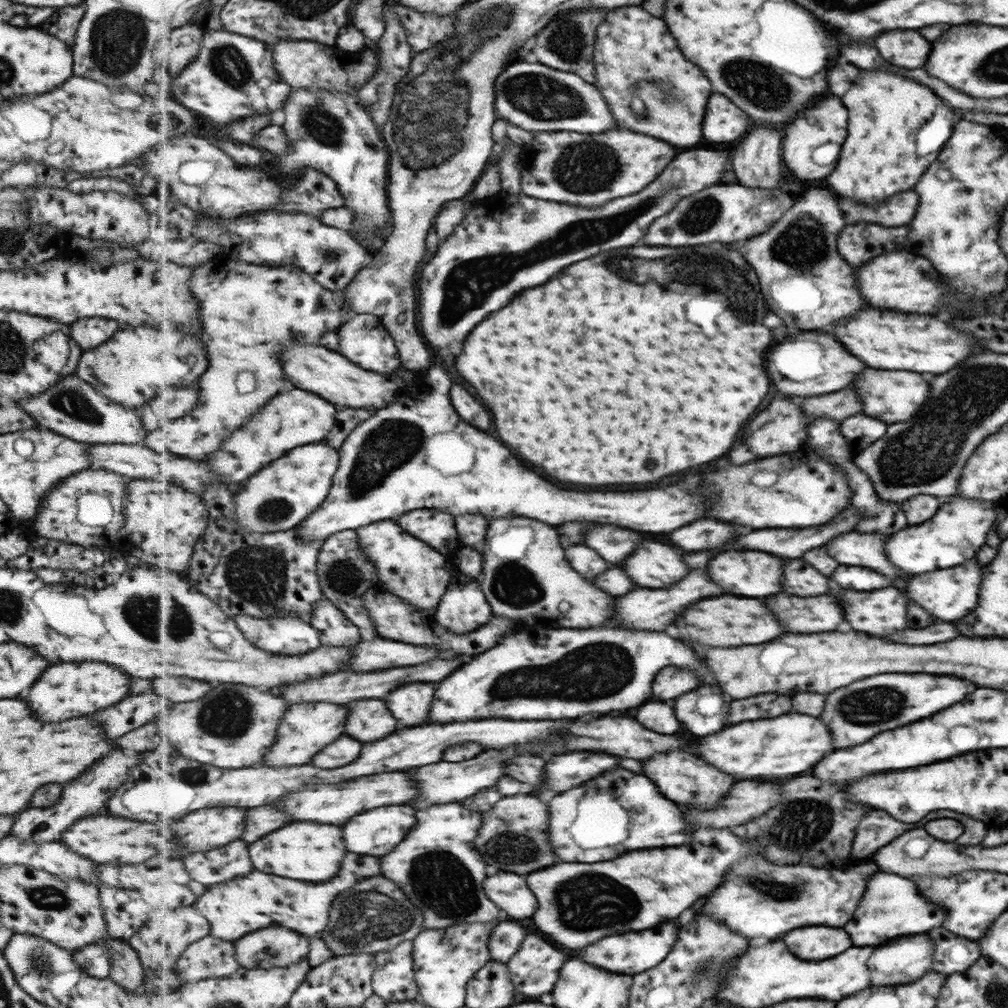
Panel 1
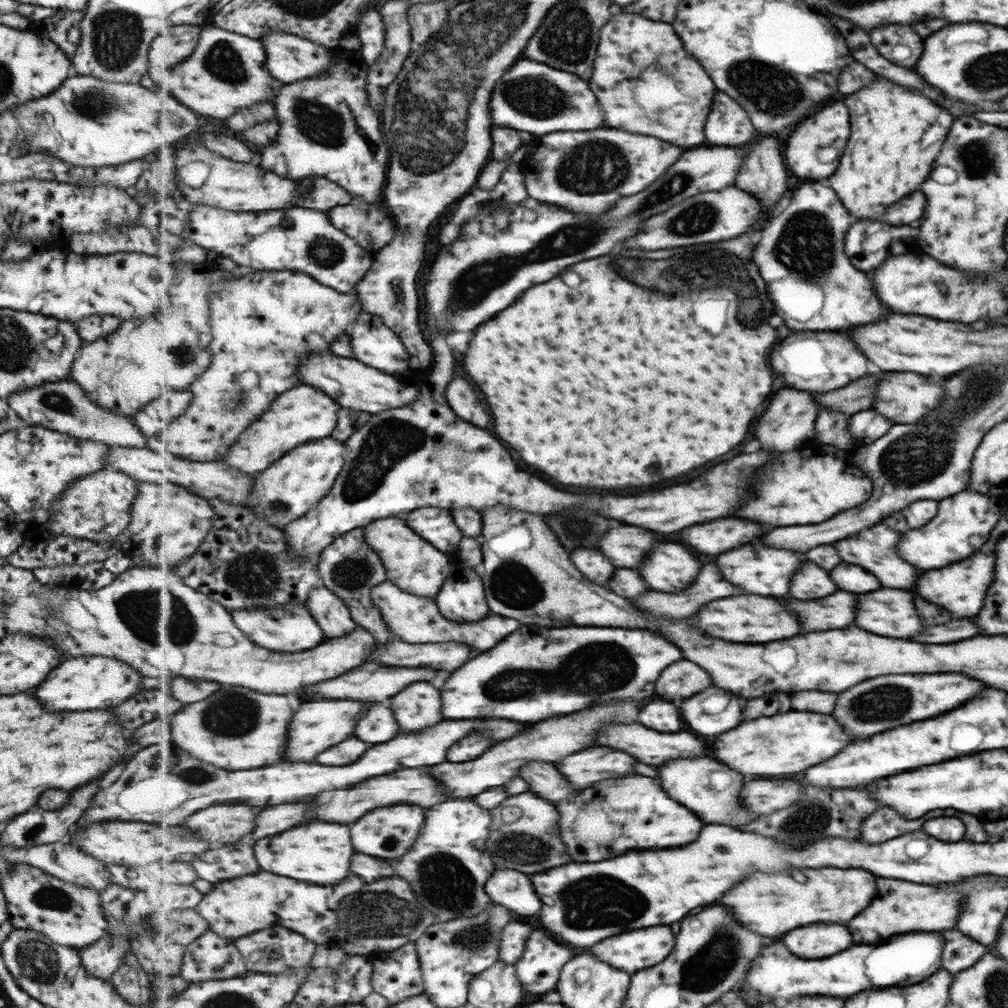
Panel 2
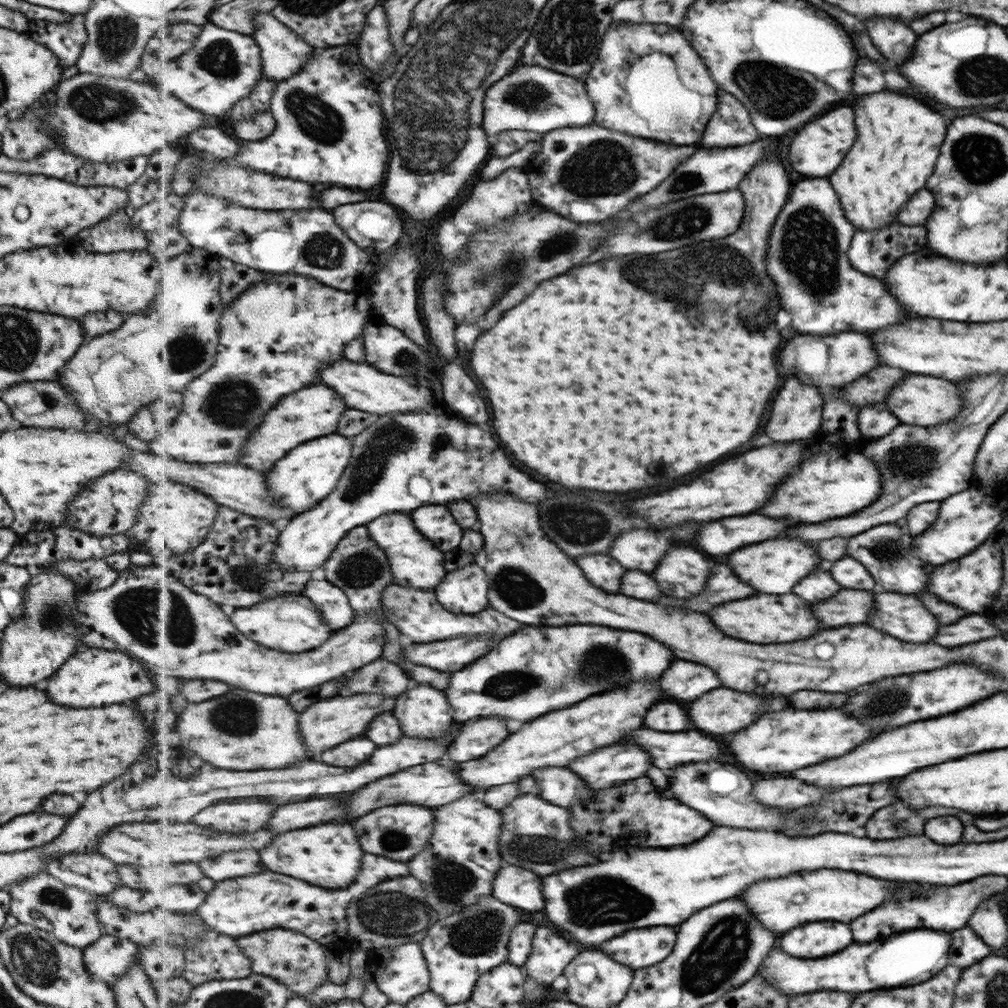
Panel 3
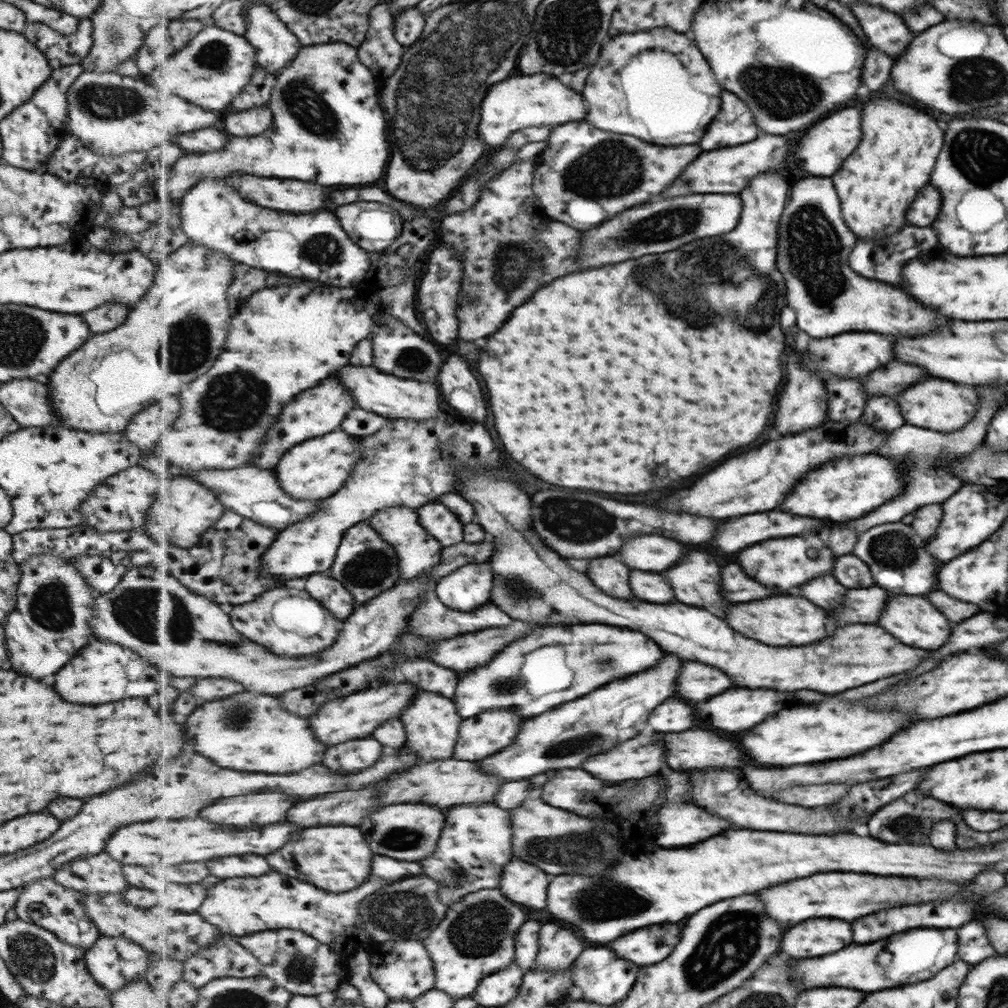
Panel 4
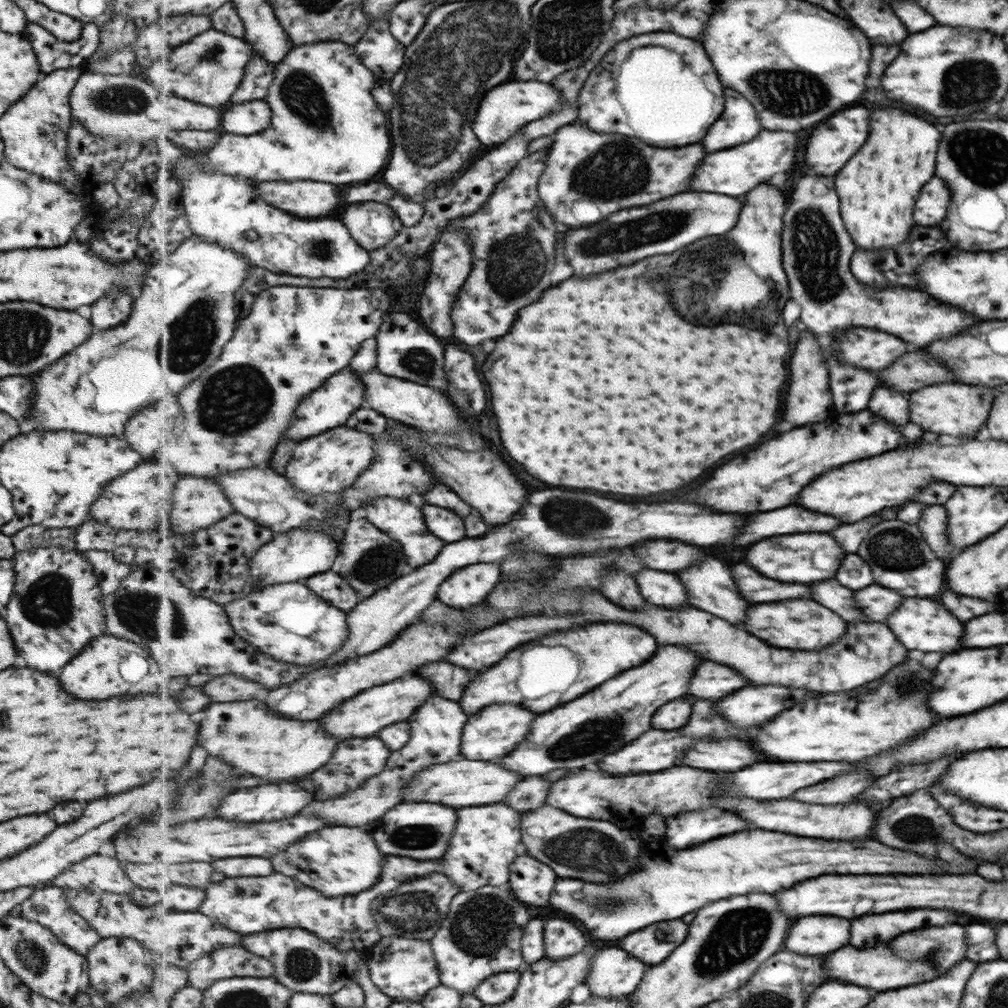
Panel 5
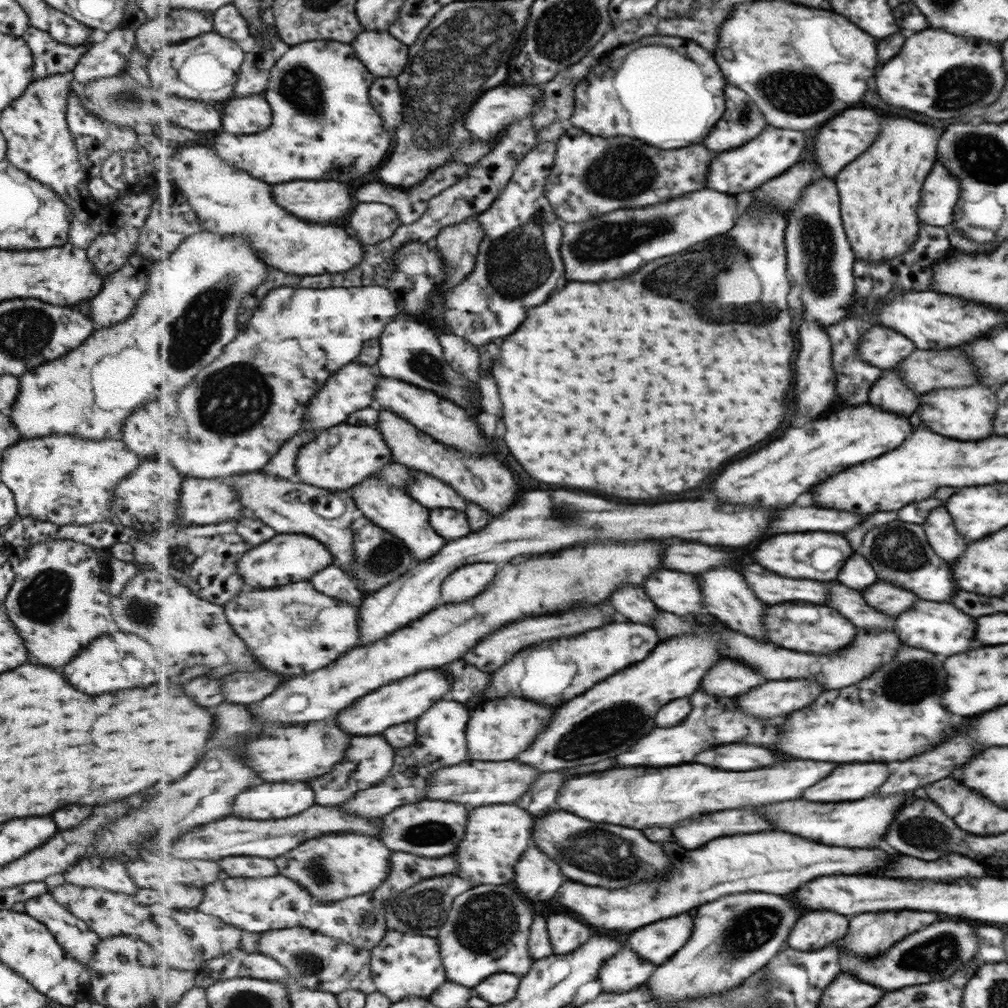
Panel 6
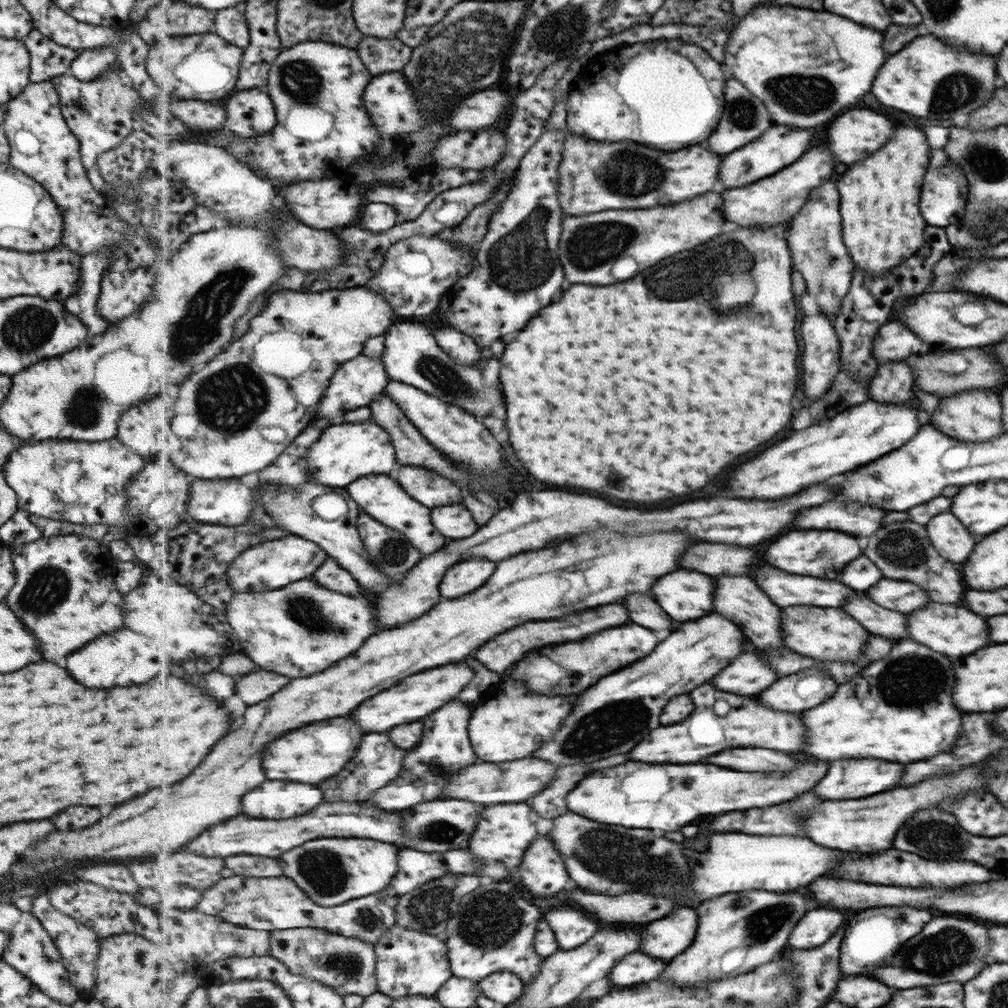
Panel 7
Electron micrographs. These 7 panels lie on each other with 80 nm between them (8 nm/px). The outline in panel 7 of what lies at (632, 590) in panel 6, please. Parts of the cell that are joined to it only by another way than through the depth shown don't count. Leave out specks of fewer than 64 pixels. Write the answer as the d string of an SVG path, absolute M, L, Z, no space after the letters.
M629 594L623 604L627 606L629 614L631 614L631 620L633 622L639 622L641 626L647 626L651 630L673 630L673 620L671 616L661 608L659 610L659 604L647 596L647 594Z

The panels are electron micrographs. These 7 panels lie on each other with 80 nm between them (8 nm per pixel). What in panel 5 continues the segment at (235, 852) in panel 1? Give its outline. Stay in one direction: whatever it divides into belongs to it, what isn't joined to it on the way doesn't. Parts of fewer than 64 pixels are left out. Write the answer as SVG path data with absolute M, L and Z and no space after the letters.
M225 858L225 860L217 860L213 862L213 868L229 878L237 878L237 876L269 876L275 874L273 864L267 858Z

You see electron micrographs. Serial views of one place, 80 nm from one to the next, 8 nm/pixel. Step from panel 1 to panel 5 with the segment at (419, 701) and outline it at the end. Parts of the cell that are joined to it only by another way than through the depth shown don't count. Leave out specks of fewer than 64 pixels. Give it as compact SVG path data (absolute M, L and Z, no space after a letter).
M433 696L429 698L429 702L425 702L425 706L419 708L419 712L415 712L409 718L411 724L411 740L405 748L401 748L399 752L395 752L391 756L391 762L387 766L387 770L383 770L383 774L371 778L371 782L367 782L365 786L361 786L359 790L347 792L339 798L327 800L327 802L311 802L303 814L315 814L319 818L325 818L327 822L339 824L339 826L363 826L369 824L377 818L381 818L389 808L400 805L403 800L403 788L407 786L407 782L413 782L415 774L421 772L423 768L429 768L433 764L439 762L451 762L451 760L459 760L463 758L461 754L461 744L463 740L463 726L467 724L469 716L463 712L463 708L457 702L451 702L447 698L441 696Z

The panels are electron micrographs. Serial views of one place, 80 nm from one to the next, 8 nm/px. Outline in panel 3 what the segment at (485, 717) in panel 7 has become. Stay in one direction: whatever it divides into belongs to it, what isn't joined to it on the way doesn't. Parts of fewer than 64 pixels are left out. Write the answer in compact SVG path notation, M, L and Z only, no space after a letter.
M479 718L467 722L463 728L463 734L451 744L453 752L449 754L451 760L467 762L485 756L495 746L505 742L509 738L509 726L505 718Z

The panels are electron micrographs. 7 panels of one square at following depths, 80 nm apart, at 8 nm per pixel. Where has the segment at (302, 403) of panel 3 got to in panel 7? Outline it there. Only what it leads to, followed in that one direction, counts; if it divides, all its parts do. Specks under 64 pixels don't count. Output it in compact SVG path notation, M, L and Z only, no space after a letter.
M361 353L353 361L346 362L338 368L338 372L331 379L326 393L322 396L315 421L326 418L327 421L333 421L334 418L346 416L350 410L370 406L379 394L382 394L386 386L390 384L392 378L387 374L382 356L367 356Z

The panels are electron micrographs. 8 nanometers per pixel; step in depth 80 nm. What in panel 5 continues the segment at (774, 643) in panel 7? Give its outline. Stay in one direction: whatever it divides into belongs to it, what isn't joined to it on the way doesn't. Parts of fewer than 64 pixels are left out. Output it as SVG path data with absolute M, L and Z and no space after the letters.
M707 558L707 562L703 560L699 566L693 566L693 568L687 568L683 572L679 572L679 578L681 582L687 586L689 590L689 602L701 610L707 610L715 616L721 616L721 618L727 618L729 622L733 622L735 626L741 626L743 620L745 620L745 612L747 608L751 606L751 602L747 602L743 598L743 594L737 590L735 582L733 582L733 576L729 572L729 568L721 562L721 560L715 560L715 558Z

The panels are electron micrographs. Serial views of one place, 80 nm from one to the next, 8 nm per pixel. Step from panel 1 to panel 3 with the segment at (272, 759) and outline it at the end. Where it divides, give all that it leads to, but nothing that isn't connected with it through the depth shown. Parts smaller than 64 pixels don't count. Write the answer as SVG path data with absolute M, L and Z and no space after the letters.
M361 694L361 696L337 696L337 698L329 698L323 702L317 702L315 706L309 706L303 714L301 714L301 734L305 738L305 744L309 748L309 756L317 756L333 746L339 746L355 736L361 736L365 732L365 728L375 720L377 712L385 712L385 710L393 710L393 704L389 706L387 696L375 696L375 694Z

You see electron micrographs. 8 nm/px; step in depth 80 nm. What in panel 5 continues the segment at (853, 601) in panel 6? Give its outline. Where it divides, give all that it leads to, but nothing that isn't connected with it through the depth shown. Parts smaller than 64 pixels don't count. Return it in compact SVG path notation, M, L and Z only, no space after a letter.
M823 580L815 584L811 598L829 610L835 610L835 614L843 614L847 622L861 622L861 614L853 602L853 592L839 586L835 580Z

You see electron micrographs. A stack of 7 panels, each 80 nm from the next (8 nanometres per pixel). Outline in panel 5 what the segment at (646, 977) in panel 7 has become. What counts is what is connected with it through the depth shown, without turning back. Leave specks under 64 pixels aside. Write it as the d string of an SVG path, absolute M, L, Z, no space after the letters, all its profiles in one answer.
M607 948L592 956L591 974L586 984L591 996L619 998L632 995L651 966L622 948Z

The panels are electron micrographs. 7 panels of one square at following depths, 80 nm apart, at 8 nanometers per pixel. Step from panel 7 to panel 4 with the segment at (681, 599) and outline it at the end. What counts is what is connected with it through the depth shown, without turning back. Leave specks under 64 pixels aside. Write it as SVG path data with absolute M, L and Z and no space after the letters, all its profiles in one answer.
M633 570L631 572L631 586L633 586L633 594L641 600L647 600L647 602L665 604L665 602L671 602L671 598L675 598L673 588L669 586L669 582L661 574Z

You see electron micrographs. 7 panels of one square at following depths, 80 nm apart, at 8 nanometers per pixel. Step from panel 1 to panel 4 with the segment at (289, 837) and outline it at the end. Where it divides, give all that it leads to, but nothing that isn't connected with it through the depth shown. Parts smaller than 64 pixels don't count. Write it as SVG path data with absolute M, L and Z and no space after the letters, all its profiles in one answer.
M321 826L321 828L305 828L283 850L275 850L267 860L275 866L277 872L291 874L293 878L303 878L323 890L331 892L349 892L365 884L373 866L373 850L369 848L363 832L355 826Z

